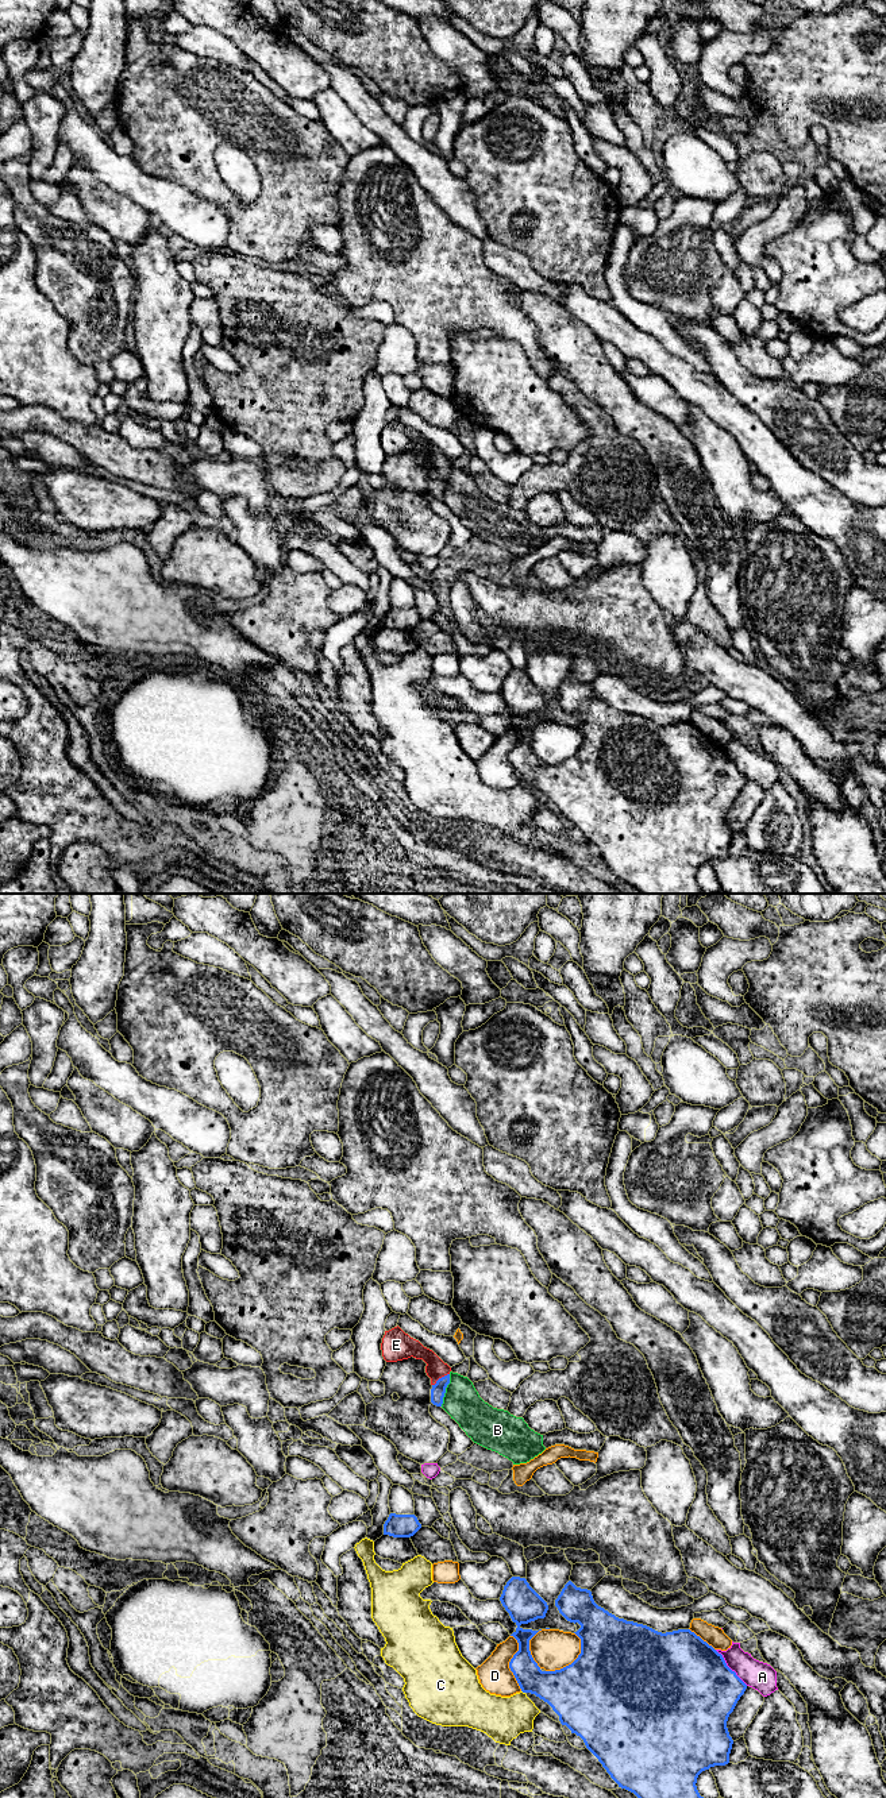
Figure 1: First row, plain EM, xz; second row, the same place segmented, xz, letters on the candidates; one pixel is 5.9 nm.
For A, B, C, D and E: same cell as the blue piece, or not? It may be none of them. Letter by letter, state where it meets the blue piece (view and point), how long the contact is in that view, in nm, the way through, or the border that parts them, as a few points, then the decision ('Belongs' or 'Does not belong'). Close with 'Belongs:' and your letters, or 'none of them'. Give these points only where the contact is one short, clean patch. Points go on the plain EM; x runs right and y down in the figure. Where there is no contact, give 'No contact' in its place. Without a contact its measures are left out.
A: Touches blue at xz (728, 760). Shared border 300 nm. Does not belong
B: Touches blue at xz (445, 483). Shared border 200 nm. Does not belong
C: Touches blue at xz (523, 784). Shared border 30 nm. Does not belong
D: Touches blue at xz (509, 756). Shared border 340 nm. Does not belong
E: Touches blue at xz (442, 470). Shared border 130 nm. Path across: xz (438, 483), (442, 470), (435, 462). Belongs
Belongs: E

